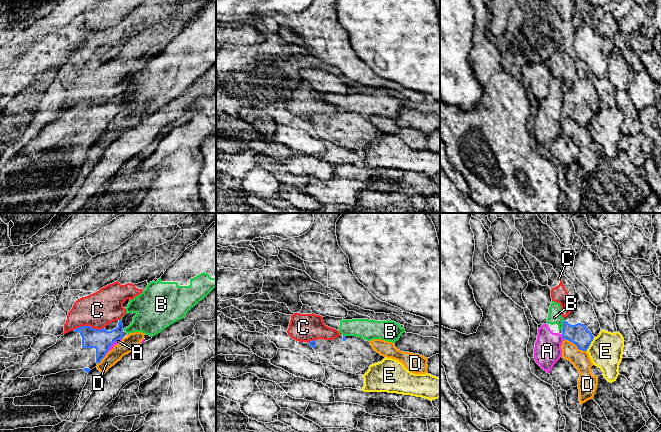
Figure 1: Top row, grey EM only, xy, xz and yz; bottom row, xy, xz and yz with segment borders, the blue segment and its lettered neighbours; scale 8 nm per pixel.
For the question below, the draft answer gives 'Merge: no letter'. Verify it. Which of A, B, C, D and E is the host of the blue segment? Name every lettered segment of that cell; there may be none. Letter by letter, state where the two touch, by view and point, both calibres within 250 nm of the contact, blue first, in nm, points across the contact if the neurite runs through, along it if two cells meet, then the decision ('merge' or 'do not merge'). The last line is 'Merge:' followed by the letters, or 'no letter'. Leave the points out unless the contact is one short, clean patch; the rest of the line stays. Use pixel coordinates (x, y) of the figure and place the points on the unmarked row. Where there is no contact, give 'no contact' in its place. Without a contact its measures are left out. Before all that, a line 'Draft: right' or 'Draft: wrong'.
Draft: right
A: meets blue in xy at (111, 120); 170 nm thick on the blue side, 30 nm on the other; border along xy (122, 113), (117, 115), (103, 132); do not merge
B: meets blue in yz at (563, 101); 170 nm thick on the blue side, 110 nm on the other; border along yz (563, 96), (563, 103), (561, 105); do not merge
C: meets blue in xy at (88, 102); 170 nm thick on the blue side, 280 nm on the other; border along xy (103, 103), (93, 105), (89, 102), (79, 102), (74, 106); do not merge
D: meets blue in yz at (575, 120); 170 nm thick on the blue side, 150 nm on the other; do not merge
E: meets blue in yz at (590, 119); 170 nm thick on the blue side, 280 nm on the other; do not merge
Merge: no letter

